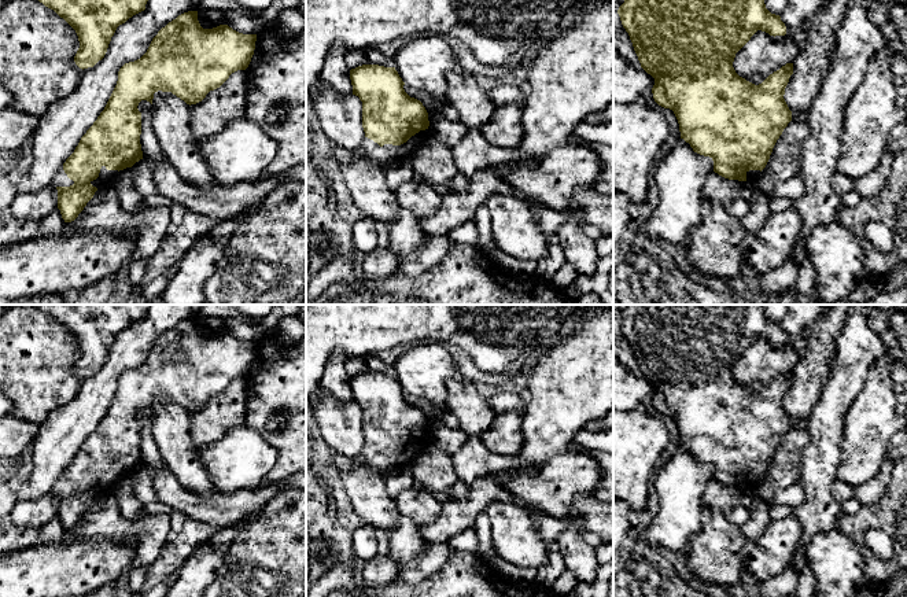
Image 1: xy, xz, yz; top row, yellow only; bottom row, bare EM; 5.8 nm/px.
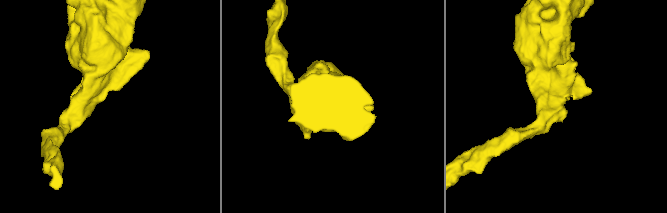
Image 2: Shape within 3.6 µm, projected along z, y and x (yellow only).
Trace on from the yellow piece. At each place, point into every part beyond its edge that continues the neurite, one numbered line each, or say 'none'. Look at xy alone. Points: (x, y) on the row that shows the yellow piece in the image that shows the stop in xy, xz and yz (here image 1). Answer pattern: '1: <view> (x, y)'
1: xy (106, 176)

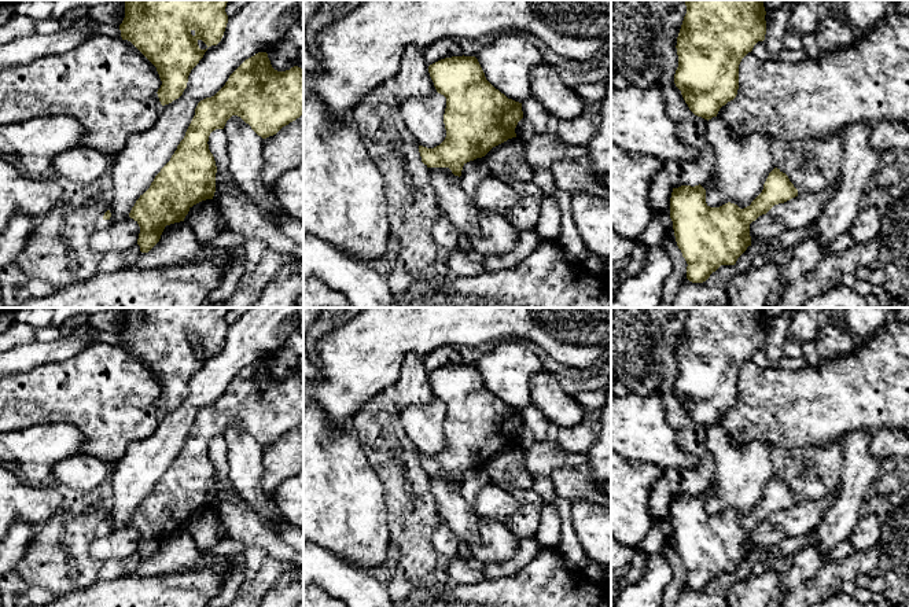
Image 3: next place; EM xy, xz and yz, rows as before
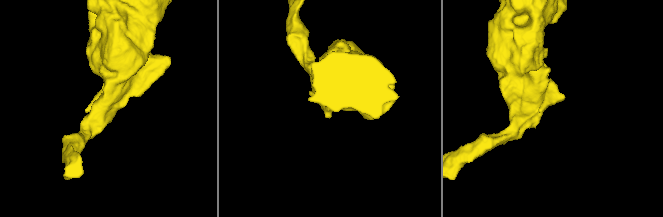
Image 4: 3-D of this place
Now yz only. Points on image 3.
none

